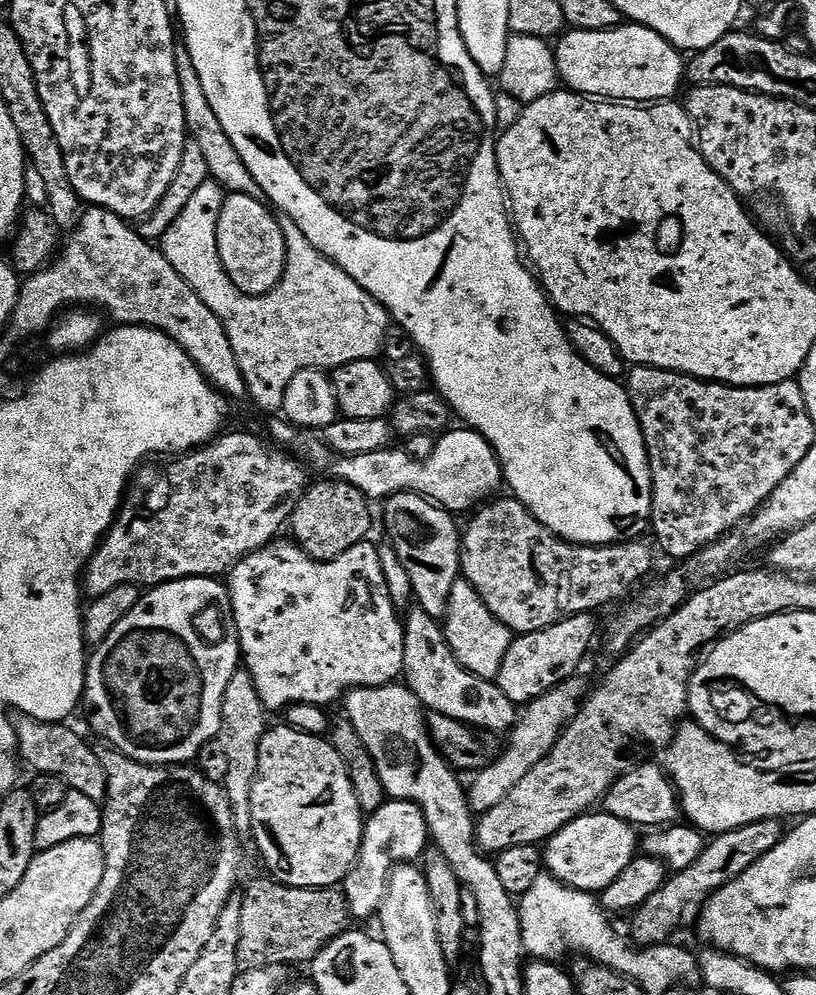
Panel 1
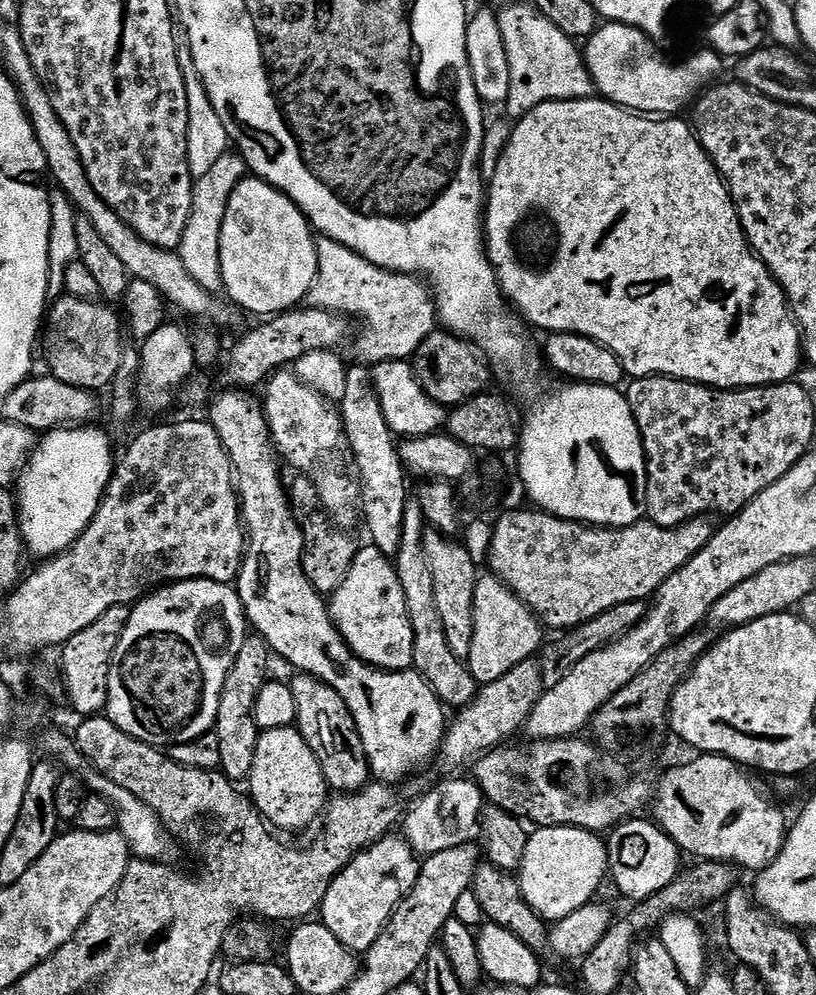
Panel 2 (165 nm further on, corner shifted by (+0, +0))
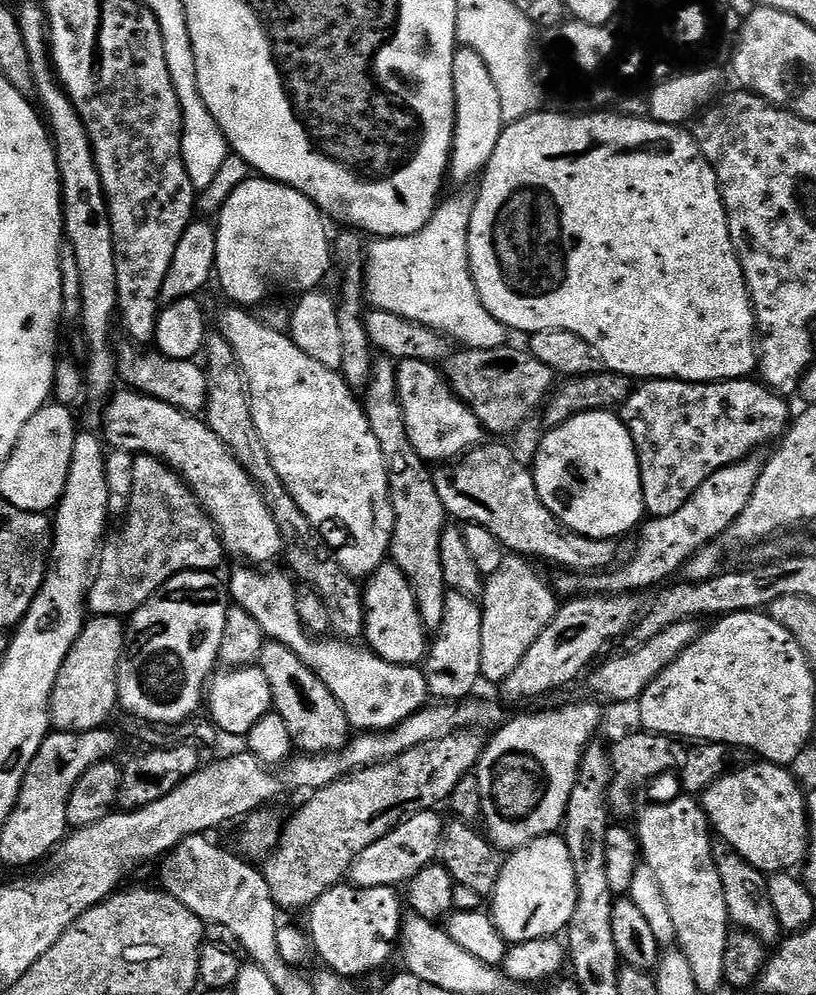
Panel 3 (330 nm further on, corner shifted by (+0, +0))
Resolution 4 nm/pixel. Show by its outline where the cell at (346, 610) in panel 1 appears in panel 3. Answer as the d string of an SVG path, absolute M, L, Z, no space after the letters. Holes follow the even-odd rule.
M385 562L377 572L367 577L362 591L364 594L363 639L367 647L391 664L419 665L428 655L430 636L420 617L418 602L414 598L414 590L406 574L402 574L402 570L398 570L396 564Z

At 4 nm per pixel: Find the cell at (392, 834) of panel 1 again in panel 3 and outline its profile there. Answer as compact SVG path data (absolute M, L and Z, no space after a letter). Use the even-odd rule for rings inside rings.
M341 882L332 888L322 898L318 898L307 913L311 947L315 955L324 959L325 969L337 972L339 976L357 978L380 968L392 956L392 951L397 951L398 941L402 936L402 896L395 887L386 888L358 888L351 882Z

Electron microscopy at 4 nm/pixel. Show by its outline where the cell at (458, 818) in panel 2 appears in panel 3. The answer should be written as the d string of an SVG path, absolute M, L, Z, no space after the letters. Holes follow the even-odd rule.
M436 810L419 812L374 842L373 846L368 846L351 866L348 875L351 883L358 888L396 888L412 880L418 871L439 857L446 824L438 813Z

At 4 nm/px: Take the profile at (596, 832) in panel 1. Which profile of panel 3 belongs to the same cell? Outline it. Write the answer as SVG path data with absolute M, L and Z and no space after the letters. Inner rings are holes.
M563 835L543 836L511 853L501 863L500 877L490 903L494 926L509 945L547 936L559 937L572 921L576 905L574 862Z

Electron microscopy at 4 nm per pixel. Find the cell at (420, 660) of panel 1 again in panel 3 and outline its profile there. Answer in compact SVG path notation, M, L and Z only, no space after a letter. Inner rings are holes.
M380 358L373 363L372 381L365 389L366 396L363 395L362 403L370 422L370 430L374 430L374 438L378 438L382 446L382 454L388 467L388 485L396 515L390 560L398 566L398 570L402 570L402 574L406 574L414 590L425 629L436 630L442 622L449 591L449 586L443 580L439 542L445 528L449 527L450 517L442 504L442 498L438 498L436 481L429 465L410 442L406 418L400 405L396 365L397 361L391 358Z

